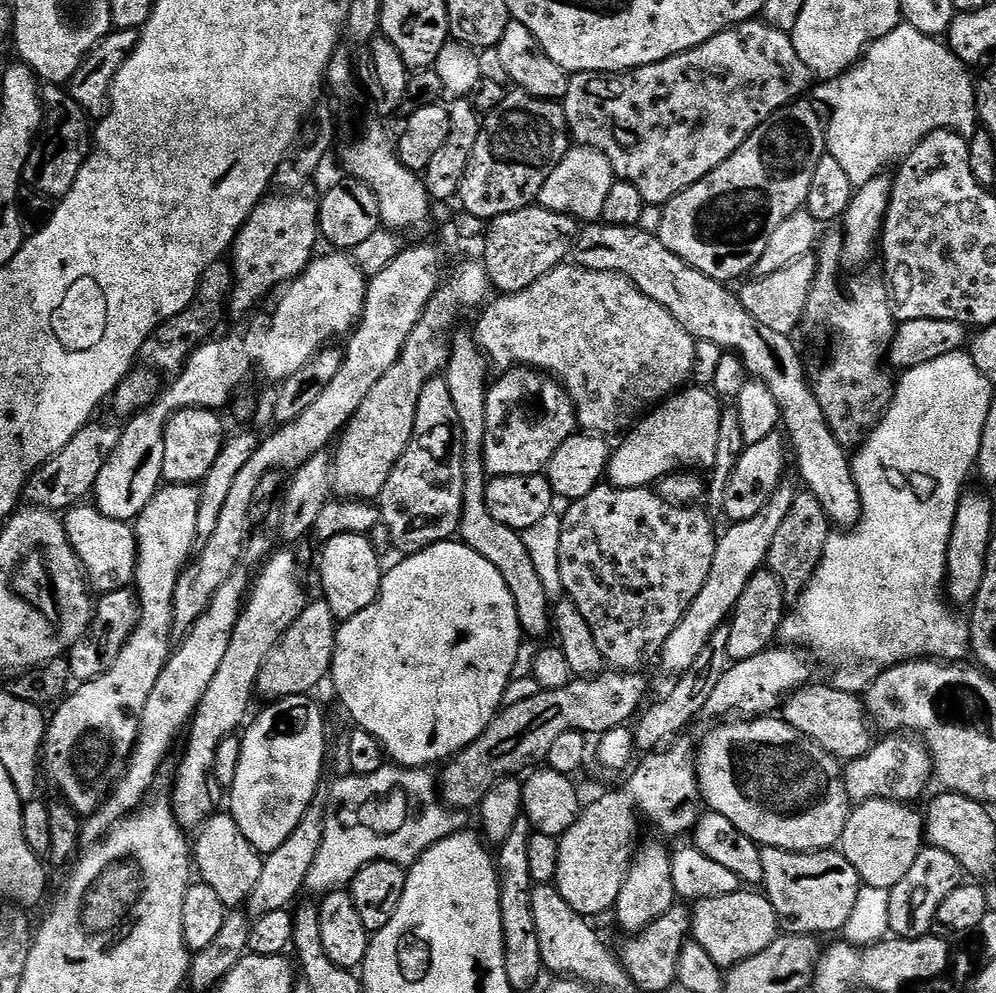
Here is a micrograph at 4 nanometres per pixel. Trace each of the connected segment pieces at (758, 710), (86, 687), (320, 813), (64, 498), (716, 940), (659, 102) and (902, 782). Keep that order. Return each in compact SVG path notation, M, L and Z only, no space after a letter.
M773 646L762 654L754 654L754 658L732 662L710 694L703 715L720 716L716 718L764 718L775 713L772 711L781 707L782 698L805 687L813 679L807 659L809 657L795 647Z
M168 484L157 490L141 510L134 524L138 553L135 583L140 584L140 617L134 634L122 646L122 654L114 658L114 666L106 674L98 674L98 678L83 681L76 693L65 695L52 721L47 721L42 749L43 775L60 791L59 799L80 818L87 818L101 808L117 780L124 775L138 738L142 710L173 651L172 595L196 544L199 501L200 494L195 487Z
M323 799L313 800L312 805L308 807L302 818L302 822L298 822L298 826L294 826L294 834L290 834L290 838L286 838L286 842L282 842L282 846L278 846L278 850L264 856L264 865L262 866L262 875L258 878L258 886L254 886L254 894L250 894L246 905L249 917L274 914L274 910L288 908L301 895L299 892L305 889L306 874L310 874L310 866L318 854L318 846L322 846L325 807Z
M90 422L56 456L51 456L44 465L28 479L23 499L29 505L45 510L67 510L77 507L84 495L91 493L98 482L98 474L102 474L102 466L114 454L120 441L121 425L96 424Z
M741 890L726 898L698 900L690 912L691 939L696 940L722 970L766 950L766 946L776 941L780 931L780 920L776 917L774 906L767 895L756 890Z
M753 18L747 20L744 24L736 24L732 28L724 29L714 38L702 42L702 46L691 48L677 56L671 56L657 64L647 64L641 68L633 68L631 72L621 72L619 74L573 75L569 79L562 107L564 110L564 121L568 123L569 137L577 145L593 148L604 154L610 162L613 173L619 179L638 186L638 194L642 194L645 204L659 204L663 206L669 200L673 200L678 194L682 194L682 190L694 186L694 182L706 178L706 174L710 174L715 168L722 166L722 162L726 162L726 158L730 158L730 154L734 154L734 150L738 150L738 146L766 118L770 118L779 108L784 108L787 104L801 99L805 95L804 87L807 86L808 79L810 79L808 66L802 62L802 58L798 58L798 50L794 50L791 35L783 32L781 28L771 28L768 24Z
M888 734L883 739L881 744L874 745L869 752L867 749L857 760L849 760L843 765L846 794L853 805L871 800L912 804L927 790L928 783L933 783L932 754L919 739L904 734Z

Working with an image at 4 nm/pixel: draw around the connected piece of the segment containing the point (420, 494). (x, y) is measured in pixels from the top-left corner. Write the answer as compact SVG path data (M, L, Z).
M443 375L435 376L432 380L422 386L422 395L418 398L418 414L414 418L414 434L394 470L390 470L390 478L386 478L386 486L380 491L378 497L378 507L380 509L380 519L382 528L388 531L388 536L392 539L394 547L400 551L400 554L411 554L420 552L423 548L429 548L432 544L441 544L443 540L451 540L460 531L460 515L464 505L464 441L460 435L460 423L458 422L458 410L454 410L454 398L450 395L450 386Z

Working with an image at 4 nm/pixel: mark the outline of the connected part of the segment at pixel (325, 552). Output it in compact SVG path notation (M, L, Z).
M343 533L330 538L320 548L320 584L324 587L322 596L337 621L346 621L354 614L366 610L366 606L373 604L380 593L382 567L370 540L367 535Z

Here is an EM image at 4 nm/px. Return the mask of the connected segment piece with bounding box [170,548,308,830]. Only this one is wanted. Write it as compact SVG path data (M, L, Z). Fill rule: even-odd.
M288 548L275 551L259 569L260 576L255 577L243 605L222 666L218 666L218 674L214 674L210 686L206 686L206 694L202 694L202 702L196 707L196 713L190 721L186 732L188 745L185 746L184 757L176 768L176 781L172 784L172 792L170 791L172 812L180 827L185 830L199 829L200 825L214 815L212 771L218 742L233 735L249 719L248 707L256 696L258 674L266 658L308 603L298 574L298 560L291 552L293 551Z

